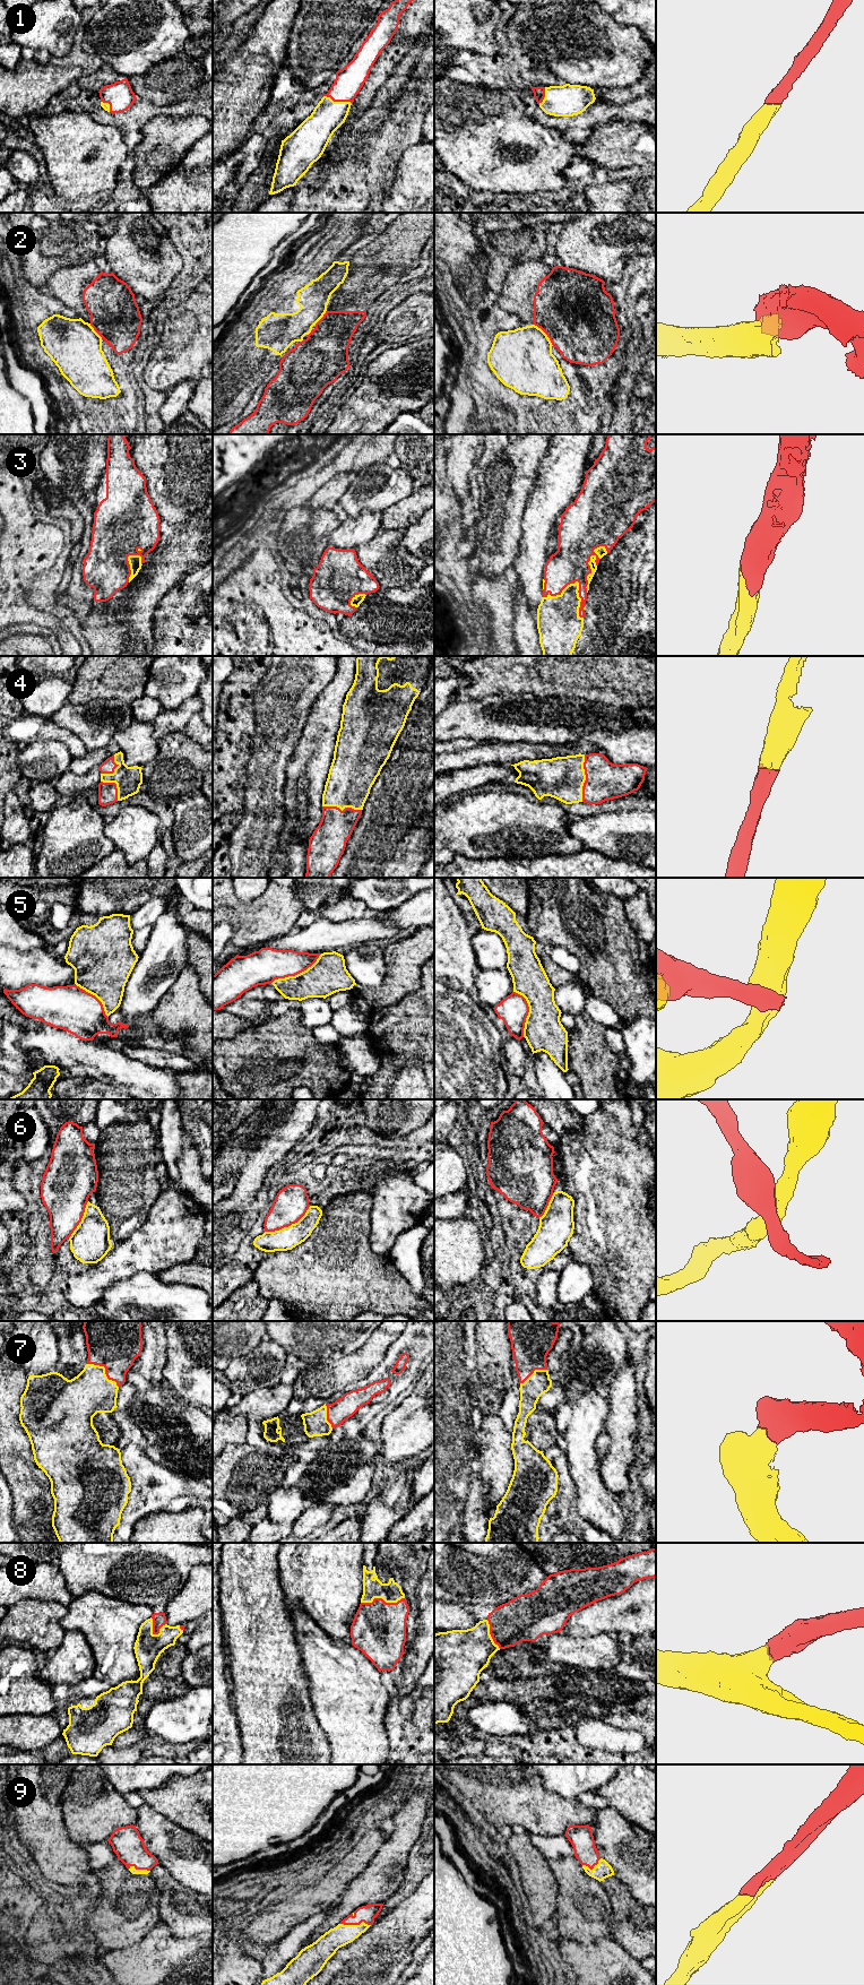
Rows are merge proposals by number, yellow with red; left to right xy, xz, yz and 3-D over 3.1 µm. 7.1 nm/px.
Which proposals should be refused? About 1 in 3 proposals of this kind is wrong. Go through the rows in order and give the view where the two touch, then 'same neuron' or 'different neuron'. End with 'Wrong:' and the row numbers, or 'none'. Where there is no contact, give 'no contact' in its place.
1: xz | same neuron
2: yz | different neuron
3: yz | same neuron
4: yz | same neuron
5: xz | different neuron
6: xz | different neuron
7: xy | same neuron
8: xz | same neuron
9: xz | same neuron
Wrong: 2, 5, 6

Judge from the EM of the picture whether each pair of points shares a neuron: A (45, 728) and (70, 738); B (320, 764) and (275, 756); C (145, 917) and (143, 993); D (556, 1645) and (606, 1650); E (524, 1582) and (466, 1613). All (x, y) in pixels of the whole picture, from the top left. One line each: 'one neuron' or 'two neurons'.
A: one neuron
B: two neurons
C: two neurons
D: one neuron
E: two neurons

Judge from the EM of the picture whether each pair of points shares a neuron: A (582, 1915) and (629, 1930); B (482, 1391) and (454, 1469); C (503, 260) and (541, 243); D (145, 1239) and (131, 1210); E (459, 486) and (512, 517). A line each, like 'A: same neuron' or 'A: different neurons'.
A: different neurons
B: different neurons
C: same neuron
D: different neurons
E: different neurons

